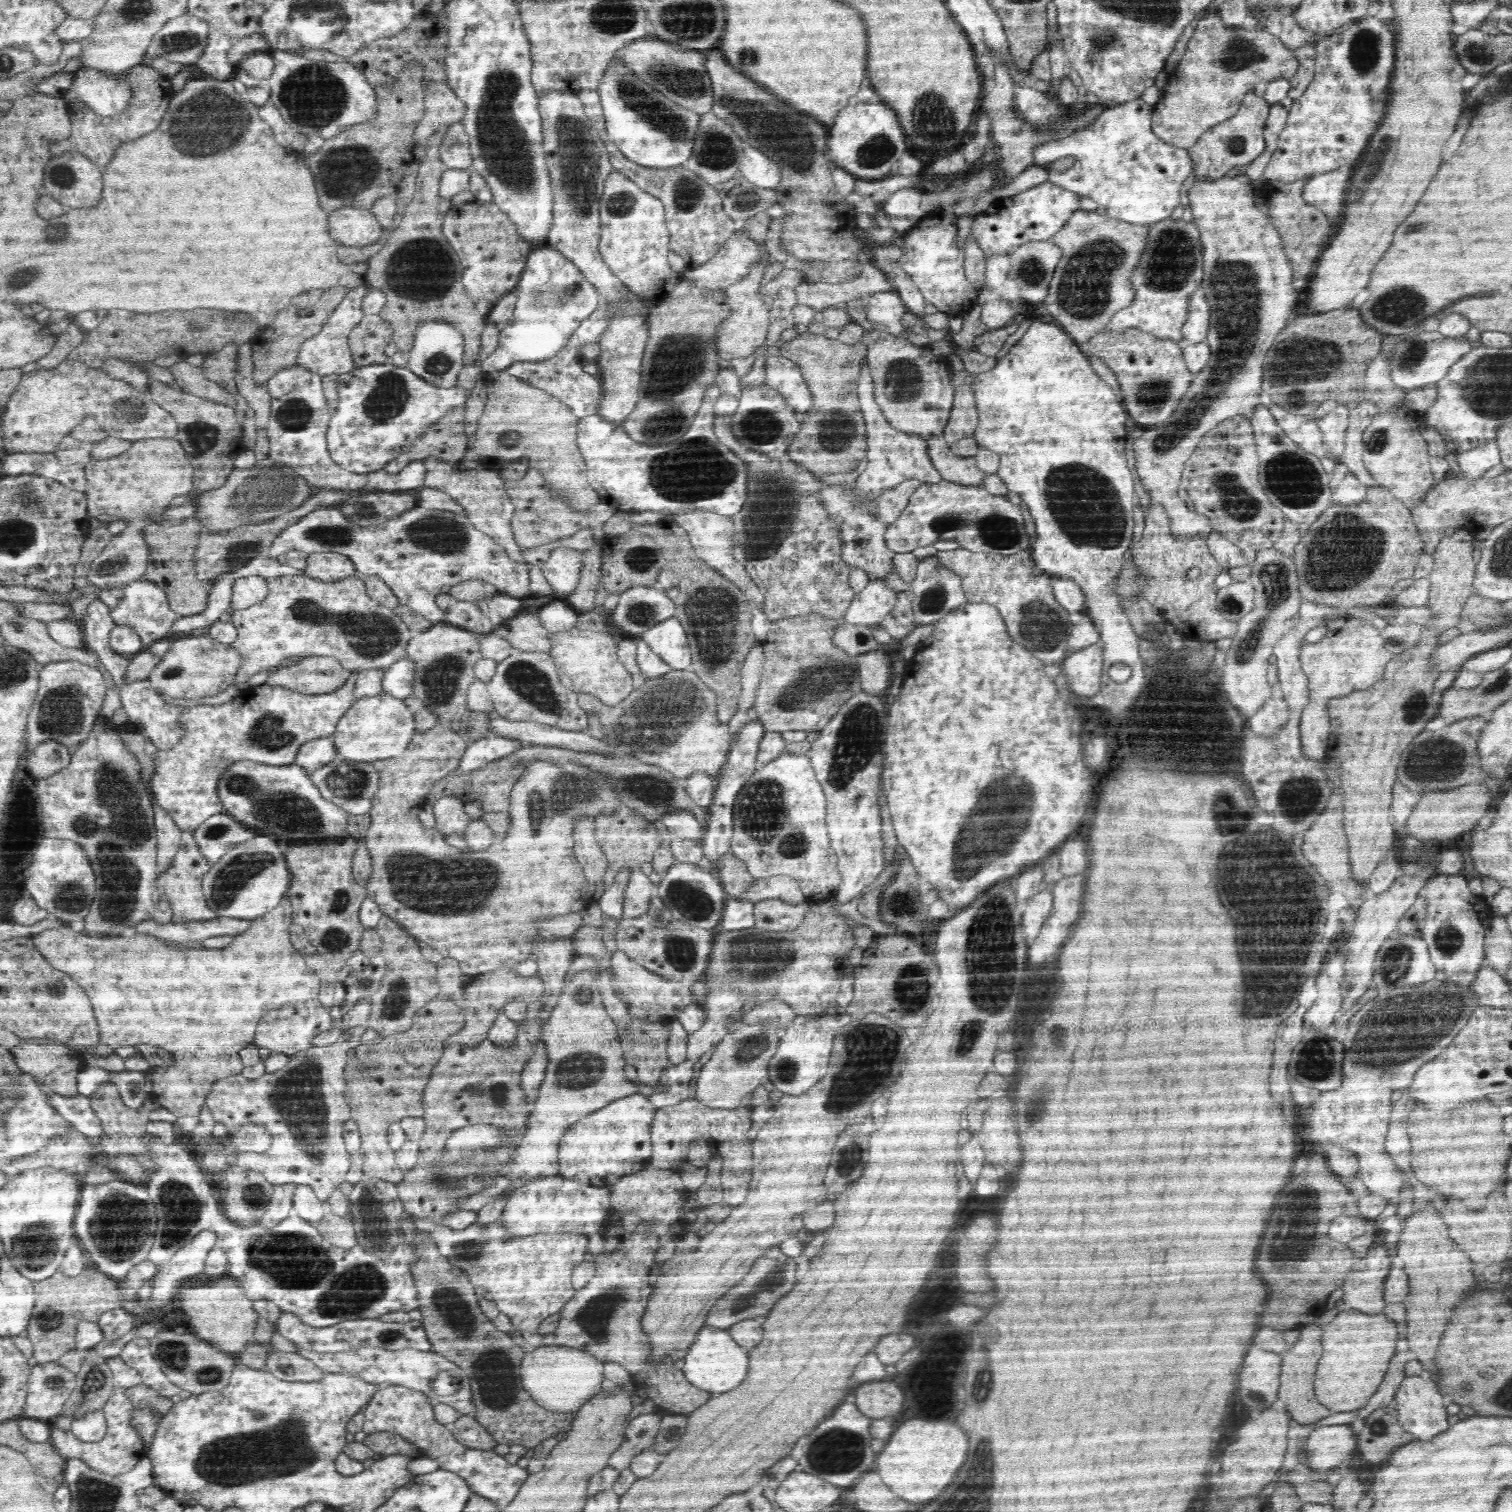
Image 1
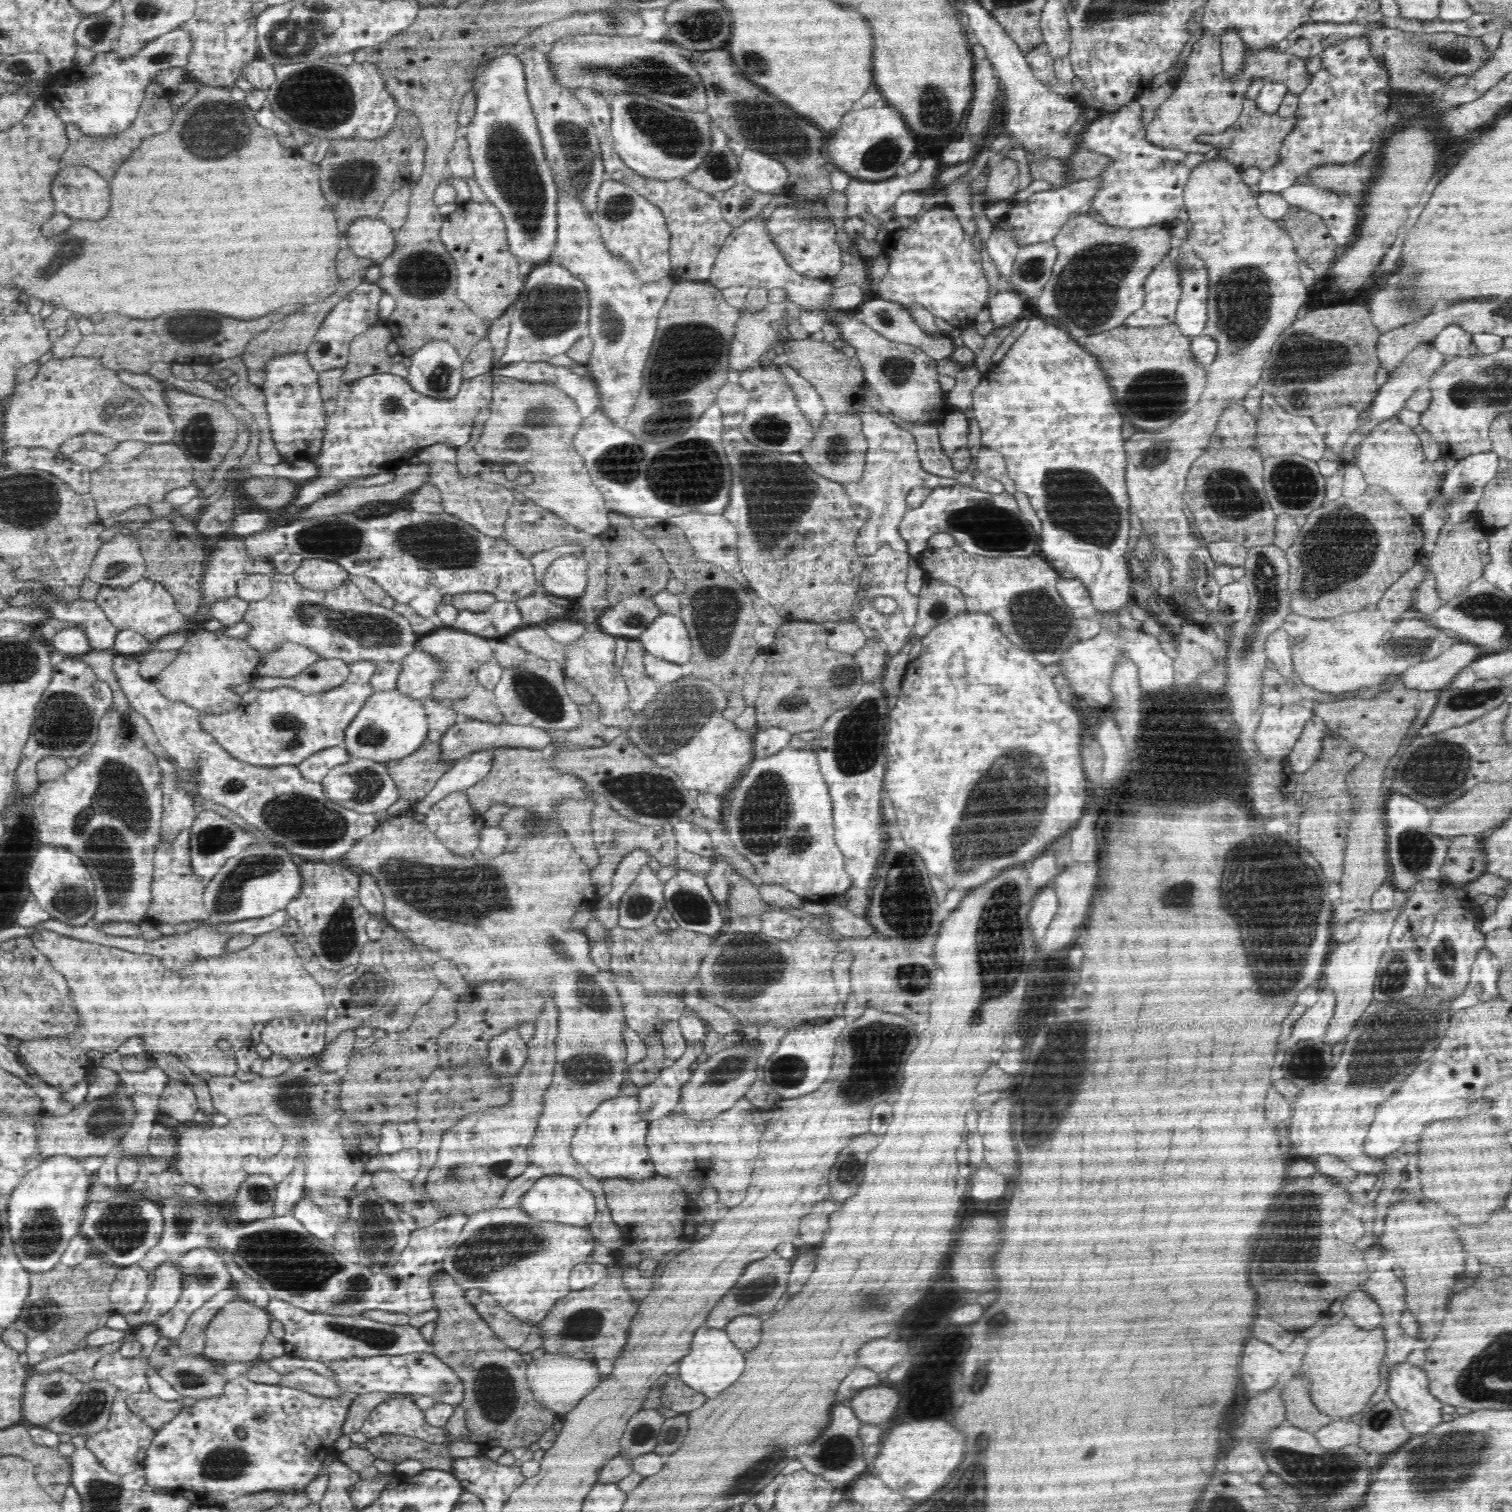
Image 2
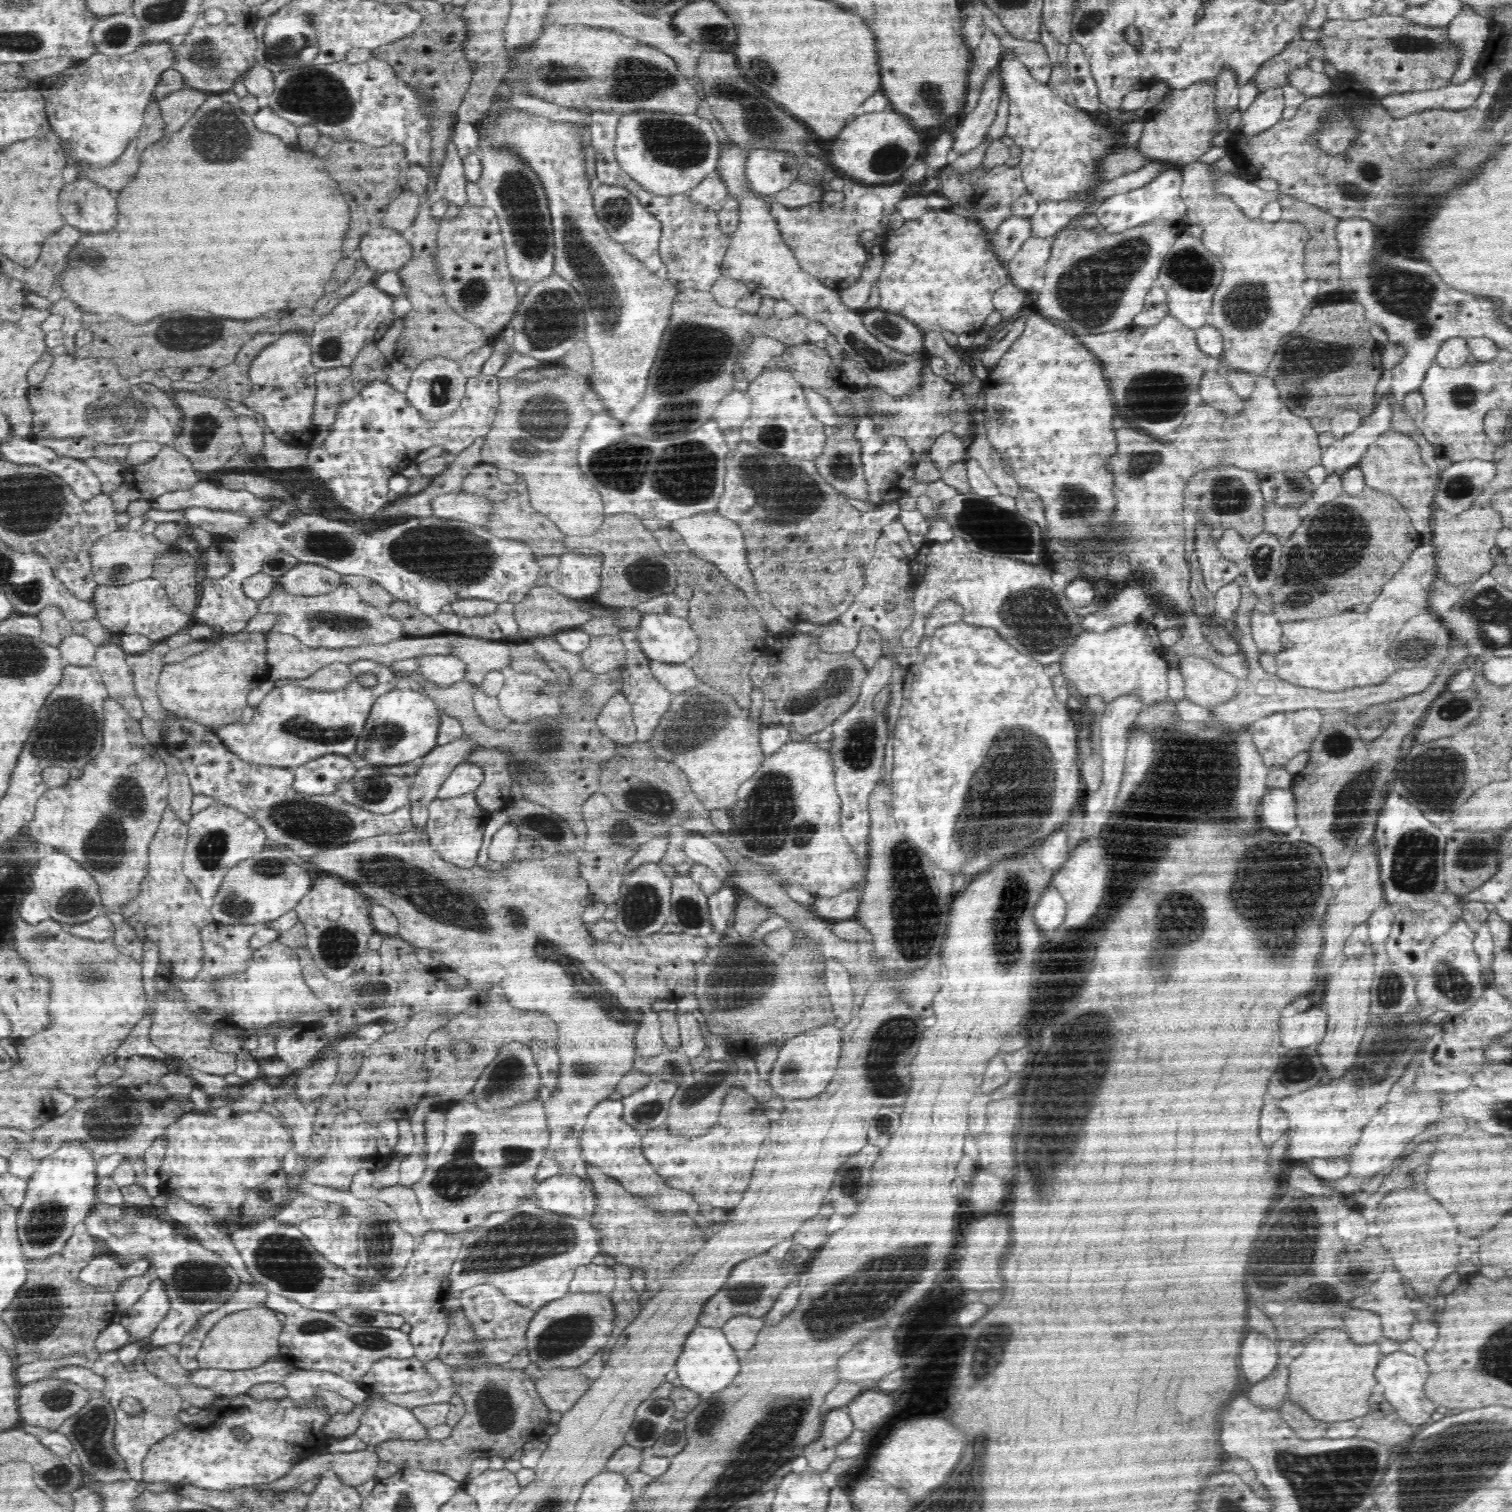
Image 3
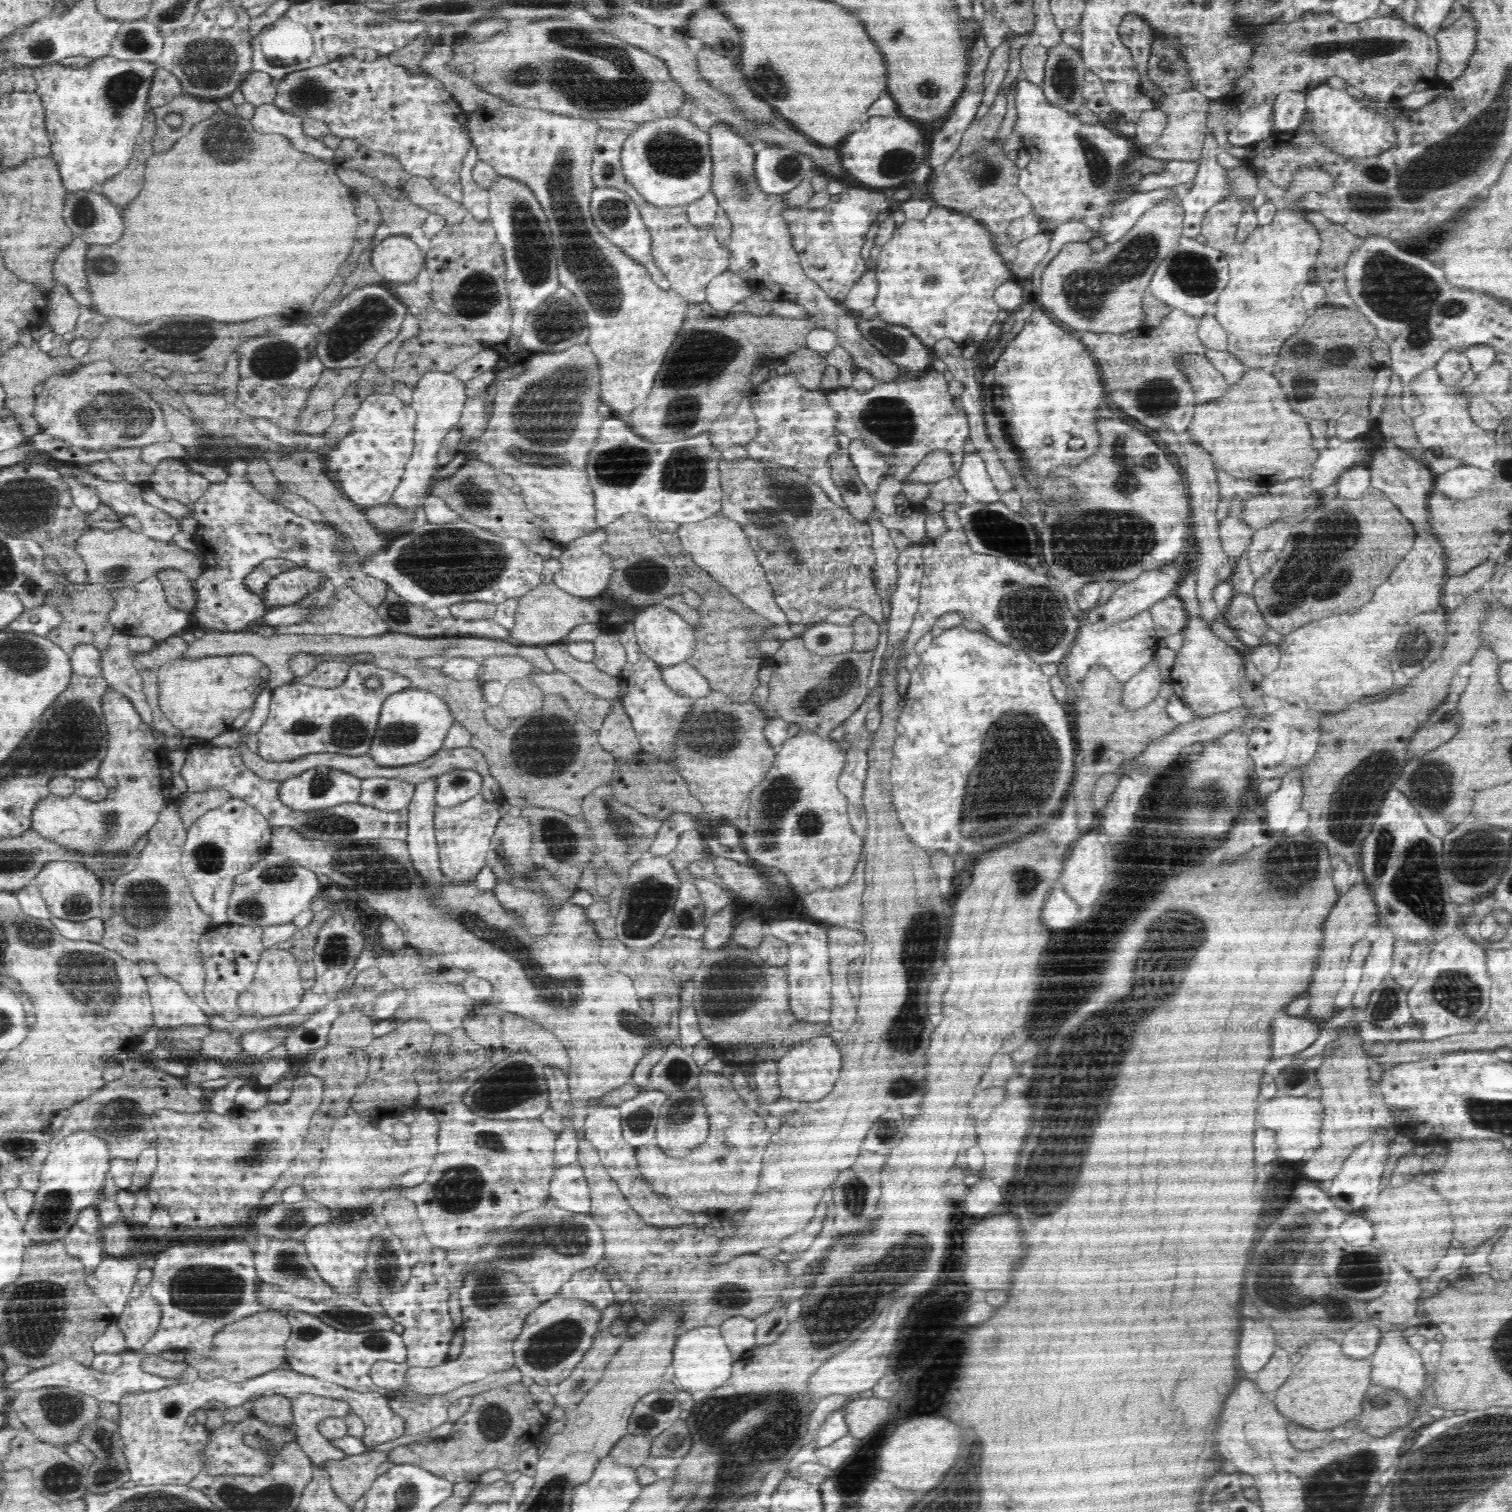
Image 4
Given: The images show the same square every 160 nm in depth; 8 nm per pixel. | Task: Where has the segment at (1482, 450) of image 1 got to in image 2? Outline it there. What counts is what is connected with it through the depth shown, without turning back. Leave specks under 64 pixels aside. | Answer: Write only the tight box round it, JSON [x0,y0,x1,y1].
[1442,452,1498,524]

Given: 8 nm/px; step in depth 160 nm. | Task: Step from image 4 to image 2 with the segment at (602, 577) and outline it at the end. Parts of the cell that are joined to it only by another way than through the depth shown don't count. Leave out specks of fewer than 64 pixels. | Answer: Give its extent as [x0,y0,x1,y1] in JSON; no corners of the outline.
[543,554,589,598]

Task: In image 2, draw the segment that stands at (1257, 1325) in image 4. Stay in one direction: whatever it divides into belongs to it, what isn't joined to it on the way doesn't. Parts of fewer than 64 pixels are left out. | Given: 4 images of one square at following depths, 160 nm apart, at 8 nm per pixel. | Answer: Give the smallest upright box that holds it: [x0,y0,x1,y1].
[1240,1338,1288,1394]

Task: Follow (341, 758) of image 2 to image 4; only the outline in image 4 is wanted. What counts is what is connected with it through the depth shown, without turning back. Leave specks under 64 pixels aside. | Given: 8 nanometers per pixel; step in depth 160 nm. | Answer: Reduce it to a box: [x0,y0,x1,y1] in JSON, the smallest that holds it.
[278,766,361,812]

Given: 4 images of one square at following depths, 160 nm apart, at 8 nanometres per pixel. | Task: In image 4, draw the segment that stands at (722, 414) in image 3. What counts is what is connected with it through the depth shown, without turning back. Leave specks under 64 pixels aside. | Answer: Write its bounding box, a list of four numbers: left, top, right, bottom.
[708,398,758,452]

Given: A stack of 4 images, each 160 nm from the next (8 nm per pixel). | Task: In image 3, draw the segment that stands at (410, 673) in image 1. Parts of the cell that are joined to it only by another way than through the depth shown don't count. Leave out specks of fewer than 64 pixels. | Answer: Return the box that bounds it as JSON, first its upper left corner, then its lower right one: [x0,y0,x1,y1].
[418,655,466,686]

